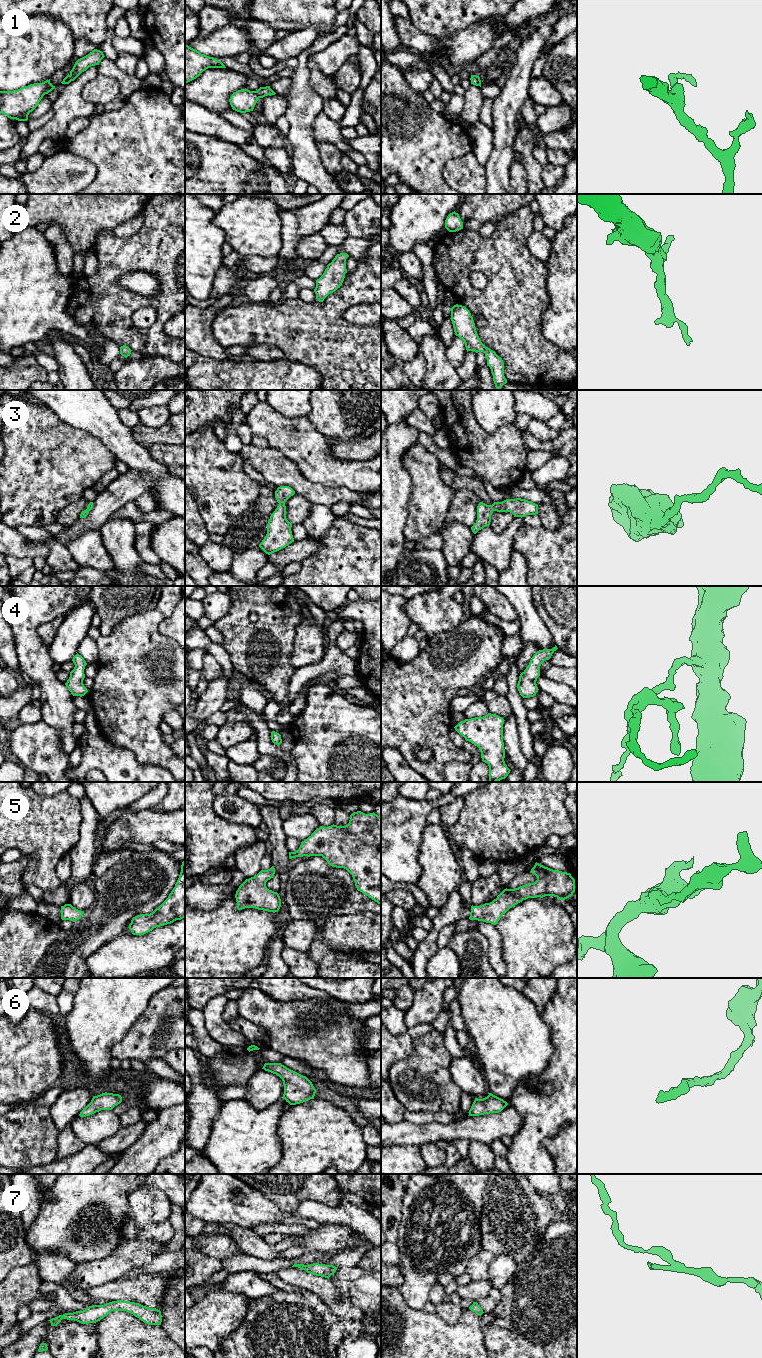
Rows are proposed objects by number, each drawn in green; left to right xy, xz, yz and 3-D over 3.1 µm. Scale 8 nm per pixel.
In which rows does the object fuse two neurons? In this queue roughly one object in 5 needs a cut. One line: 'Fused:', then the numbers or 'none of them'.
Fused: none of them

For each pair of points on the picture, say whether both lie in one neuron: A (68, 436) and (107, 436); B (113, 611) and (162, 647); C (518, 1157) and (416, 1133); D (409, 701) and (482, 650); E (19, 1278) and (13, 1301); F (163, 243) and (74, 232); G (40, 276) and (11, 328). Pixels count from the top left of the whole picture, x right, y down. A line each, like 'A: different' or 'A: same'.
A: different
B: different
C: different
D: same
E: same
F: different
G: same

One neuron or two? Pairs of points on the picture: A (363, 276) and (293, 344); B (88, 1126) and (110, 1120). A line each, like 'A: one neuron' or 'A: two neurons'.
A: one neuron
B: one neuron

